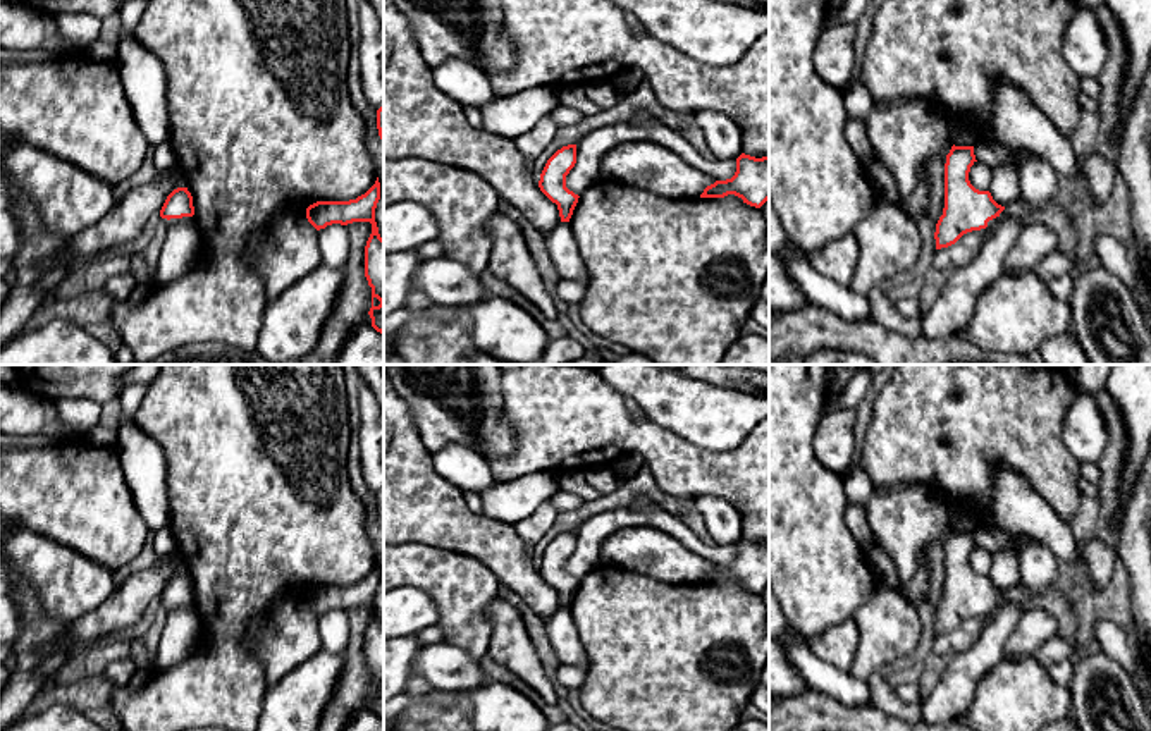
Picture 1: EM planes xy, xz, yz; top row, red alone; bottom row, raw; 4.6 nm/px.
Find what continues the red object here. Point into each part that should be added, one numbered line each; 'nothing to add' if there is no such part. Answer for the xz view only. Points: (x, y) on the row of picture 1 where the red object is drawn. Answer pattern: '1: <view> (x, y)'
nothing to add

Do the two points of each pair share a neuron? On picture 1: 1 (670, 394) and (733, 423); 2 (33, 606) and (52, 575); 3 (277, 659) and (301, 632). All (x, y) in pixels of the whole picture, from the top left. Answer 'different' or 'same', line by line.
1: same
2: different
3: same

